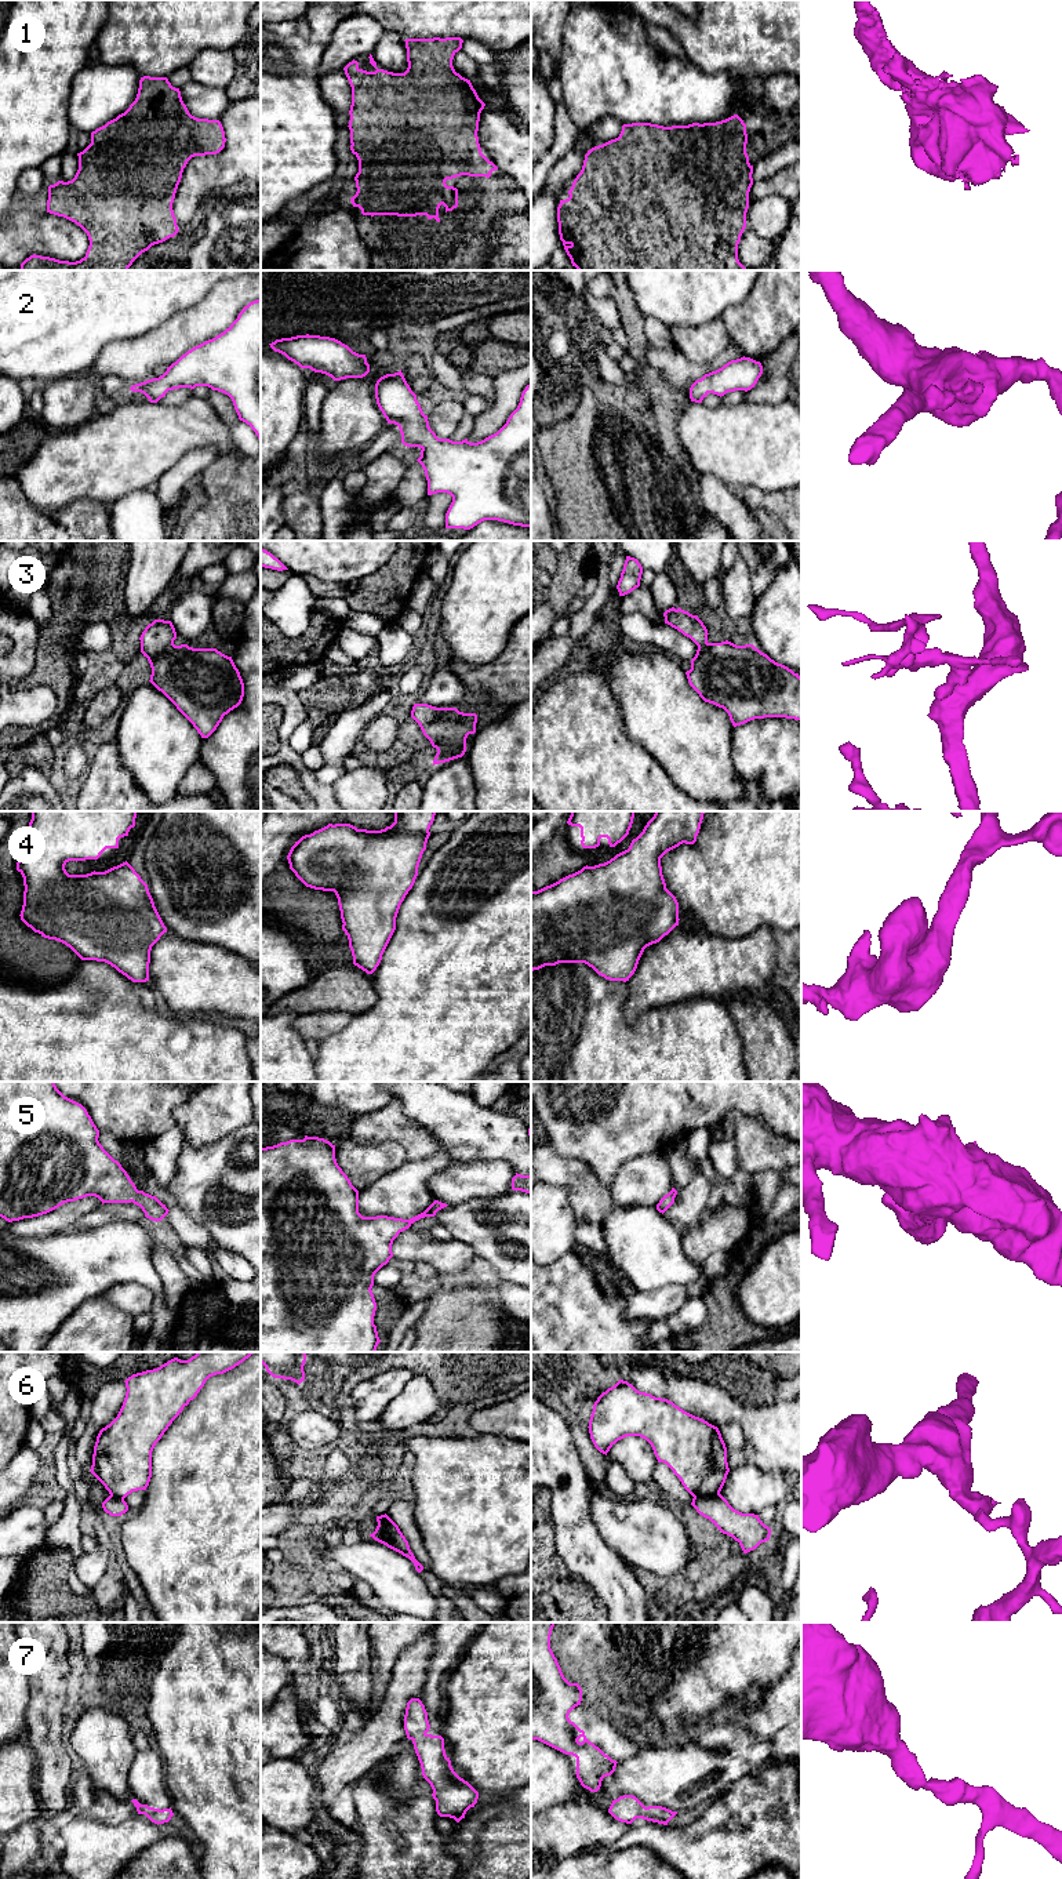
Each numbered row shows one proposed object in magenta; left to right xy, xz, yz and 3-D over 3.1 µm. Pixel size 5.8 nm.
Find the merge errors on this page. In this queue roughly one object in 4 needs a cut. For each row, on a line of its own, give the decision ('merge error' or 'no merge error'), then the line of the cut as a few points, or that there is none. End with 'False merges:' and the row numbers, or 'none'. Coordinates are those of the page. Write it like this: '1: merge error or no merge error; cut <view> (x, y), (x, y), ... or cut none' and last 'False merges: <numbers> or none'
1: no merge error; cut none
2: no merge error; cut none
3: no merge error; cut none
4: no merge error; cut none
5: no merge error; cut none
6: merge error; cut xz (386, 1516), (385, 1530), (389, 1538), (396, 1545), (408, 1549)
7: no merge error; cut none
False merges: 6

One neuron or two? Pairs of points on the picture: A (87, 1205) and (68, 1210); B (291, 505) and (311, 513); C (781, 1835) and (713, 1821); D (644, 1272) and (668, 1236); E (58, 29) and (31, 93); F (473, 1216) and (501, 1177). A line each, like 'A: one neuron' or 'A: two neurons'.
A: one neuron
B: one neuron
C: one neuron
D: one neuron
E: one neuron
F: two neurons

